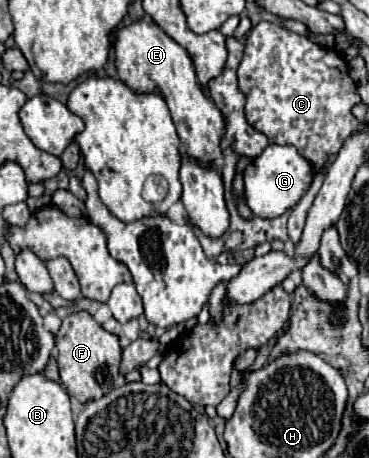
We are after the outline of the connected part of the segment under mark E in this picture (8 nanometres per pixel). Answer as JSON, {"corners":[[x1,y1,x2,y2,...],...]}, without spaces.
{"corners":[[138,18,128,26,116,26,112,30,116,70,122,82,126,82,136,92,154,92,166,98,178,138,186,148,186,154,202,164,216,164,222,158,220,138,224,134,222,112,208,102,202,86,198,84,194,64,188,52,176,44,156,22]]}

